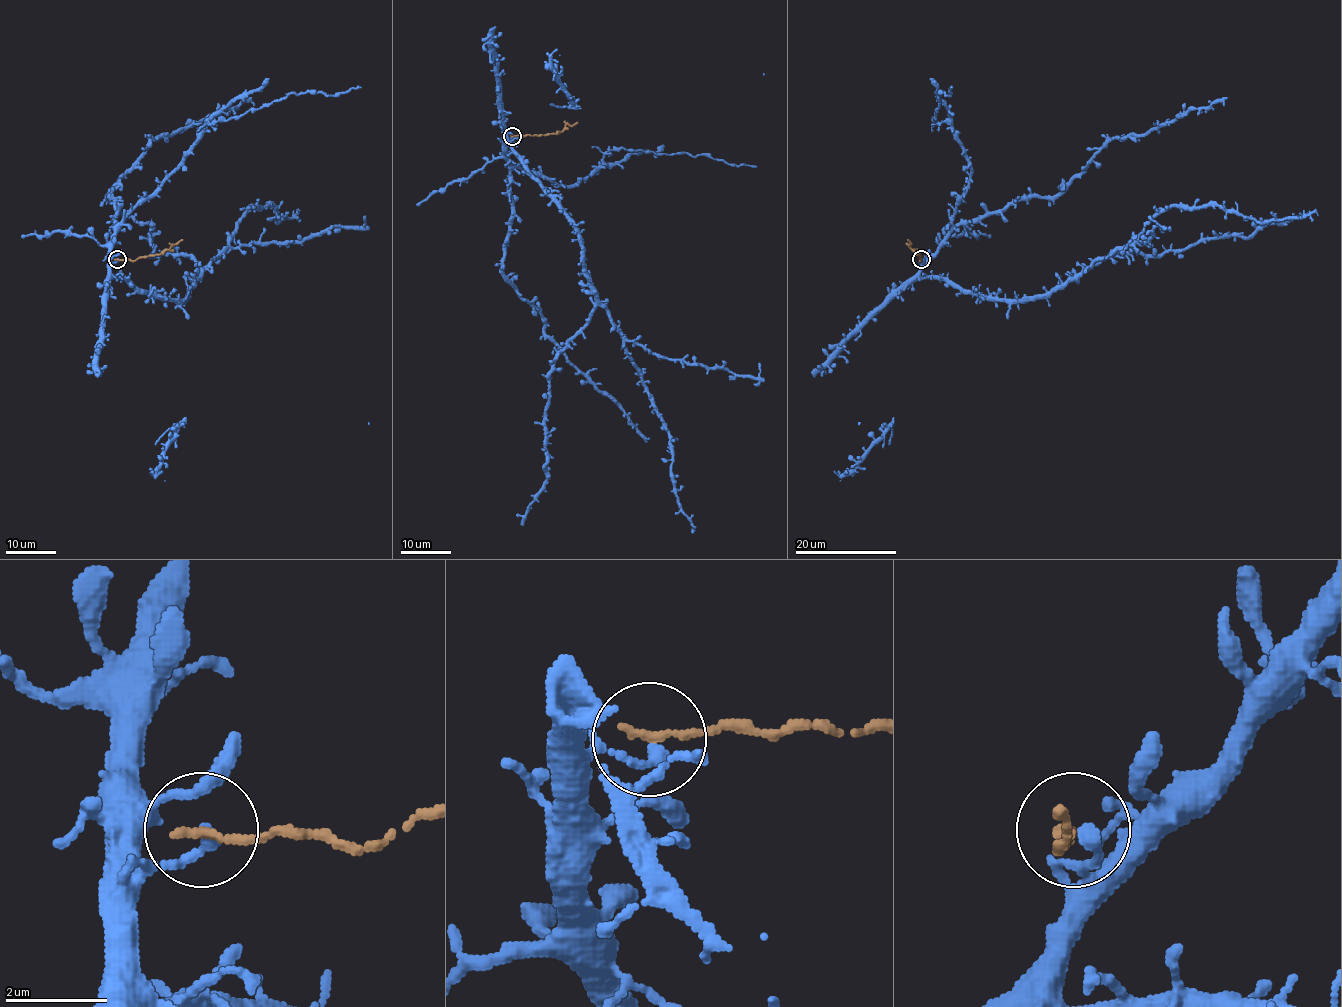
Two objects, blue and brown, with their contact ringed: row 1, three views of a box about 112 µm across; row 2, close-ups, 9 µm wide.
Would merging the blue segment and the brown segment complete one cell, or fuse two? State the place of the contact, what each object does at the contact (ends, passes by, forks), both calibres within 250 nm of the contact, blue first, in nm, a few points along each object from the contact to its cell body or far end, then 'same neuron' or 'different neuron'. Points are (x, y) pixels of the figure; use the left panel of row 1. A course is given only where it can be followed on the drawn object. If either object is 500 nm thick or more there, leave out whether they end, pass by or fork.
(117, 259) | blue ends | brown ends | 260/200 nm | blue via (117, 259), (111, 264), (112, 277), (183, 300), (252, 206), (273, 206), (277, 221), (297, 215) | brown via (117, 259), (135, 261), (162, 254), (182, 240) | different neuron

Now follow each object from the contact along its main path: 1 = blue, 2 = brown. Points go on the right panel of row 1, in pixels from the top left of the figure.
1: (922, 259), (921, 277), (941, 277), (1008, 300), (1047, 297), (1173, 206), (1217, 206), (1258, 221), (1317, 215)
2: (921, 259), (907, 240)

